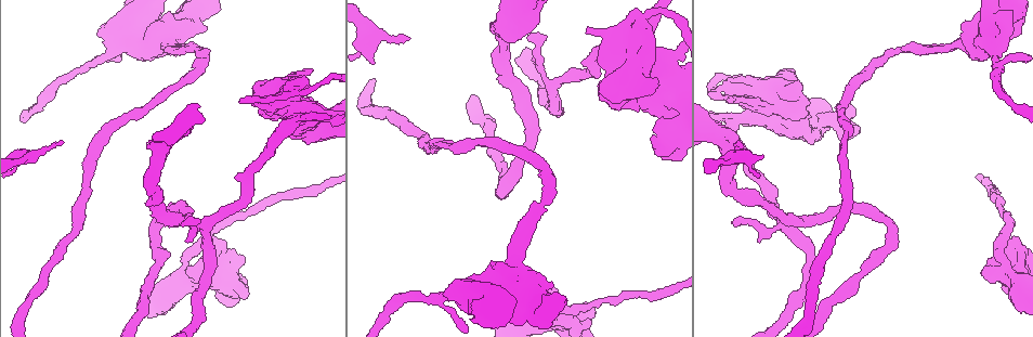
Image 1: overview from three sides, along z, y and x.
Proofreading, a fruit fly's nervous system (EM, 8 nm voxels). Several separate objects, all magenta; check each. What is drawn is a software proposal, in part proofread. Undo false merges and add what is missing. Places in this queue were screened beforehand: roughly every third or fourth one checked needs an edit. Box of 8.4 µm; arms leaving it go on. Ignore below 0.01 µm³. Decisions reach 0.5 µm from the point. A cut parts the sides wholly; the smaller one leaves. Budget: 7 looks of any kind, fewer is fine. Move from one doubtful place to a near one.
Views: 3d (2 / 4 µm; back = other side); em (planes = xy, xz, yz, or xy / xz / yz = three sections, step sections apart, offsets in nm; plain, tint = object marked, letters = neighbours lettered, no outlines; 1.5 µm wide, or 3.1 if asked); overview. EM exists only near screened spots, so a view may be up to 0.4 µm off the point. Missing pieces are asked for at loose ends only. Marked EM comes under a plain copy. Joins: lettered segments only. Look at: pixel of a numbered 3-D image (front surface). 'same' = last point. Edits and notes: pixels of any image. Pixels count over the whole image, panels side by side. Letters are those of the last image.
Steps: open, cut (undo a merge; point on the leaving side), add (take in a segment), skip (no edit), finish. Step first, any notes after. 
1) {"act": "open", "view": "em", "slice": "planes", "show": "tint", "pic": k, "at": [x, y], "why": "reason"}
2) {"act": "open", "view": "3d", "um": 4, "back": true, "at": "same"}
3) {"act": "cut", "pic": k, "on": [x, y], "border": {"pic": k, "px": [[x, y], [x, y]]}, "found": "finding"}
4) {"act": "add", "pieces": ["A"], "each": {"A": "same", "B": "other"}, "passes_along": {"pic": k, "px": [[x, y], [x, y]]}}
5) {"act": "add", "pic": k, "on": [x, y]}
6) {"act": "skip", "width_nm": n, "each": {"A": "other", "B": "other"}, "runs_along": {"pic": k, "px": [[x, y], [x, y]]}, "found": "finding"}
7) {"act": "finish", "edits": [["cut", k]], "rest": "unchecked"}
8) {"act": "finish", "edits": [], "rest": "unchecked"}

{"act": "open", "view": "em", "slice": "xz", "step": 8, "show": "letters", "pic": 1, "at": [1004, 269], "why": "three-way junction"}

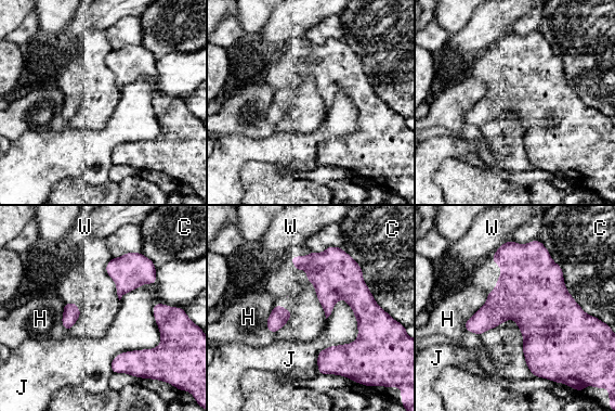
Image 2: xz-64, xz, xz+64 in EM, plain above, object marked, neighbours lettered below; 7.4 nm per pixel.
{"act": "skip", "width_nm": 110, "each": {"C": "other", "H": "other", "J": "other", "W": "other"}, "runs_along": {"pic": 2, "px": [[334, 249], [364, 337], [327, 371]]}, "found": "continuous, no second neuron"}

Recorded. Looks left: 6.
{"act": "open", "view": "3d", "um": 2, "pic": 1, "at": [891, 231], "why": "abrupt turn"}

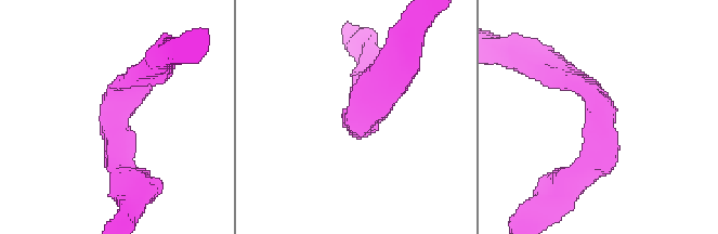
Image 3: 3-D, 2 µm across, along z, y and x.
{"act": "open", "view": "em", "slice": "xy", "step": 8, "show": "letters", "pic": 3, "at": [600, 116], "arm_widths_nm": [240, 260]}

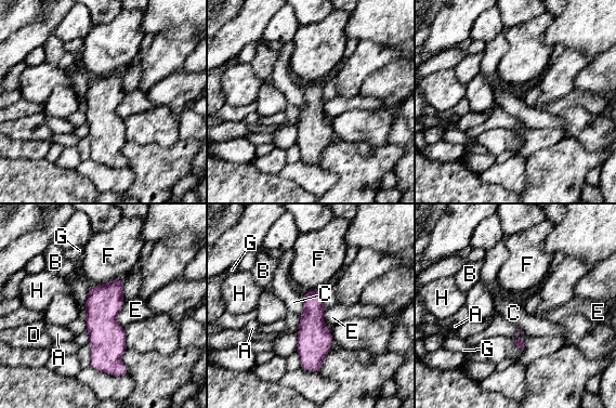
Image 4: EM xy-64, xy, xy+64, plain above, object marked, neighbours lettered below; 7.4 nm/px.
{"act": "skip", "each": {"A": "other", "B": "other", "C": "other", "D": "other", "E": "other", "F": "other", "G": "other", "H": "other"}, "runs_along": {"pic": 4, "px": [[120, 281], [107, 300], [115, 373]]}, "found": "one neuron here"}

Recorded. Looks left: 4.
{"act": "open", "view": "em", "slice": "xz", "step": 4, "show": "letters", "pic": 1, "at": [725, 129], "why": "stops while still wide"}

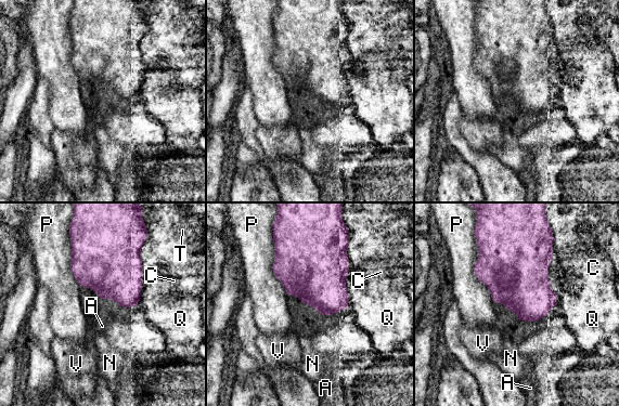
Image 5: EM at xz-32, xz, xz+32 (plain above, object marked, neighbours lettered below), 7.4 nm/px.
{"act": "skip", "each": {"A": "other", "C": "other", "N": "other", "P": "other", "Q": "other", "T": "other", "V": "other"}, "border": {"pic": 5, "px": [[101, 298], [110, 298], [123, 308]]}, "found": "none of them fits"}

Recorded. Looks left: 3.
{"act": "finish", "edits": [], "rest": "unchecked"}

